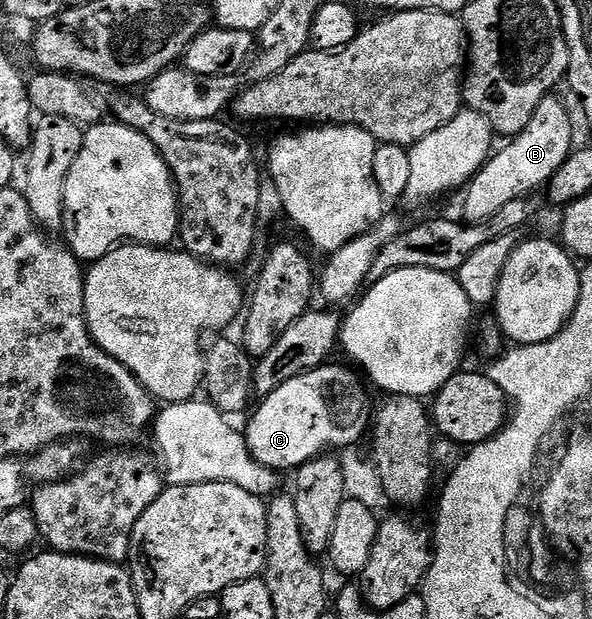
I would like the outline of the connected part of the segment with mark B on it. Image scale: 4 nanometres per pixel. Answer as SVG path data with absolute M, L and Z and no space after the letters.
M550 97L542 101L539 109L527 121L527 129L512 136L505 148L494 150L477 174L464 188L465 200L461 203L464 222L478 223L483 217L491 217L507 201L515 201L532 196L546 186L559 168L569 160L574 150L573 123L569 120L569 111L557 100Z

